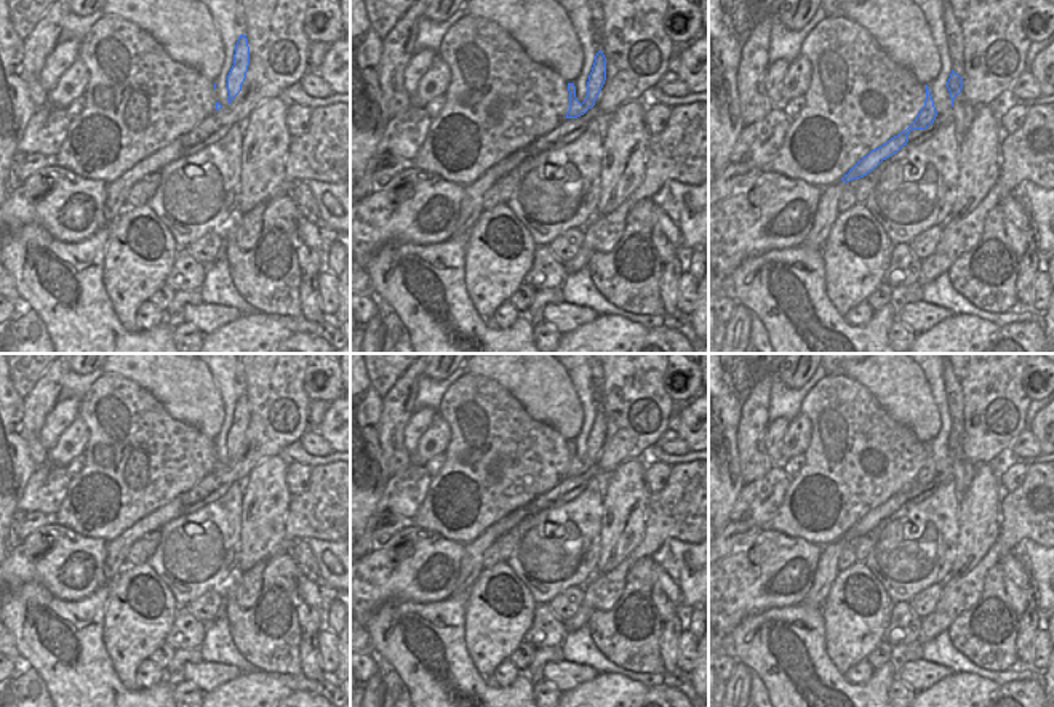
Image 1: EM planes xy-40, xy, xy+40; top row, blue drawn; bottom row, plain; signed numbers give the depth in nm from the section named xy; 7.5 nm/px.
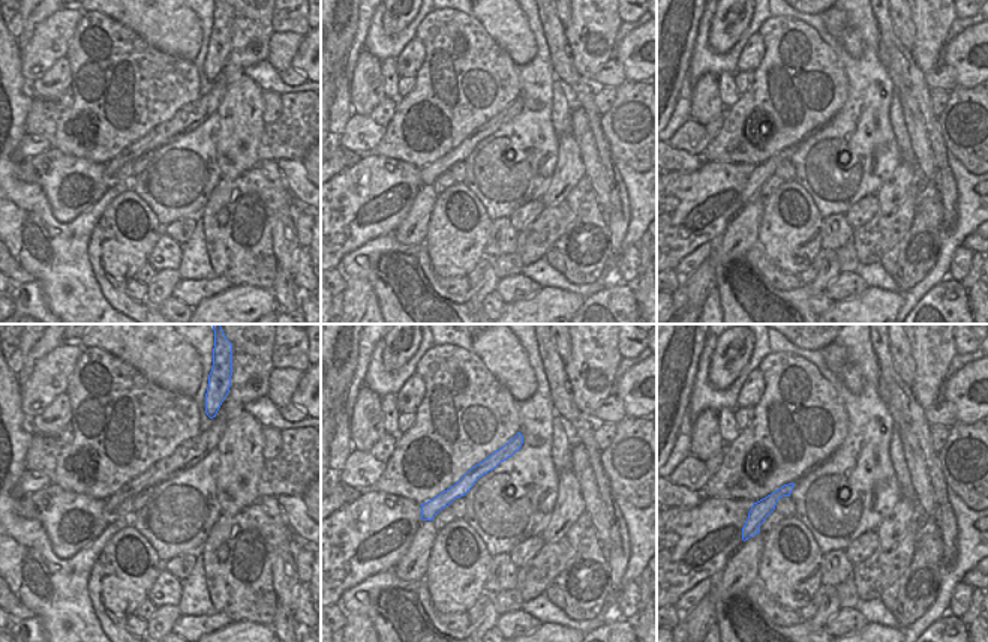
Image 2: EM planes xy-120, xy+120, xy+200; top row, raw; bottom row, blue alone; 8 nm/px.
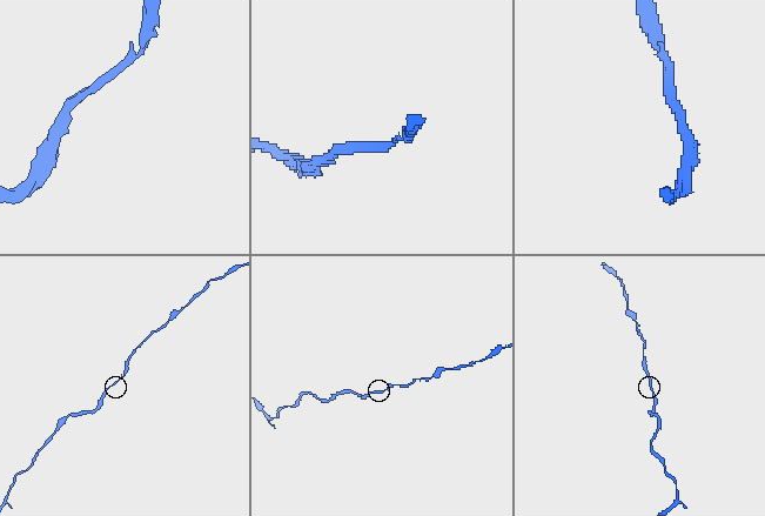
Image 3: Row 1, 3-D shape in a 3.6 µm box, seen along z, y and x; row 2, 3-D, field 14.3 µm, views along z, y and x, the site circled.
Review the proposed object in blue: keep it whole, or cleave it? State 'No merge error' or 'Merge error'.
No merge error.

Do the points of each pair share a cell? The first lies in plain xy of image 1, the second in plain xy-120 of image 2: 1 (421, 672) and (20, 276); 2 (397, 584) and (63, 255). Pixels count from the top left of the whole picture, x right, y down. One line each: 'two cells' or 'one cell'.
1: two cells
2: two cells

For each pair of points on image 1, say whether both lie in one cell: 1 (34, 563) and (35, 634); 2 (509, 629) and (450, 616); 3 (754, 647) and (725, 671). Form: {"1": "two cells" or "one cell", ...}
{"1": "two cells", "2": "two cells", "3": "two cells"}

